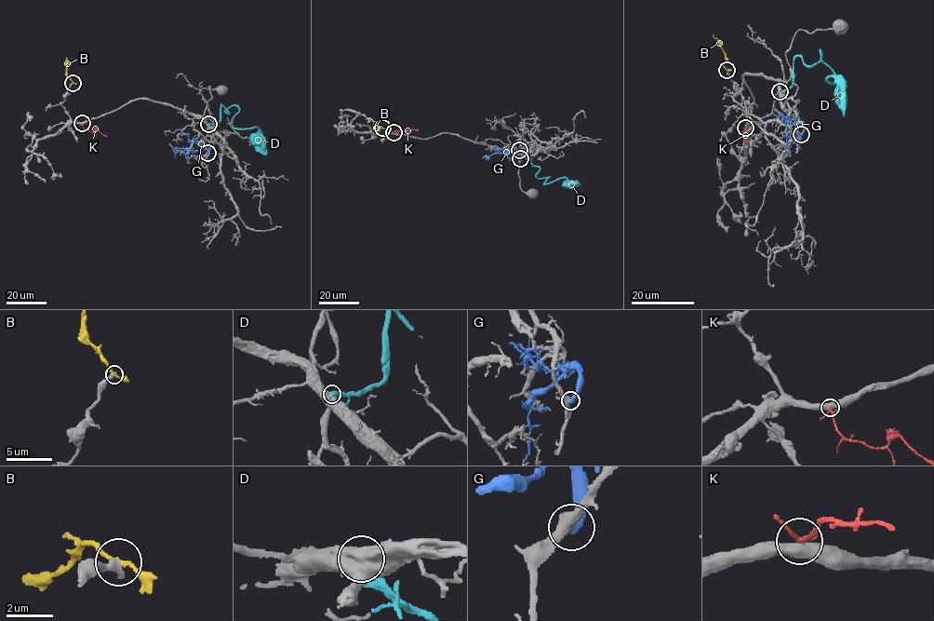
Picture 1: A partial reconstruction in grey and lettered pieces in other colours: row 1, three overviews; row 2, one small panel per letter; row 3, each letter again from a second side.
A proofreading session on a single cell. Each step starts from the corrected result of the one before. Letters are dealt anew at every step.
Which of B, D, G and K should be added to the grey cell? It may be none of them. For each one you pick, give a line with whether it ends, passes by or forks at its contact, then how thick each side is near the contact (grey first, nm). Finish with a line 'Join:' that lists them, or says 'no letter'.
Join: no letter

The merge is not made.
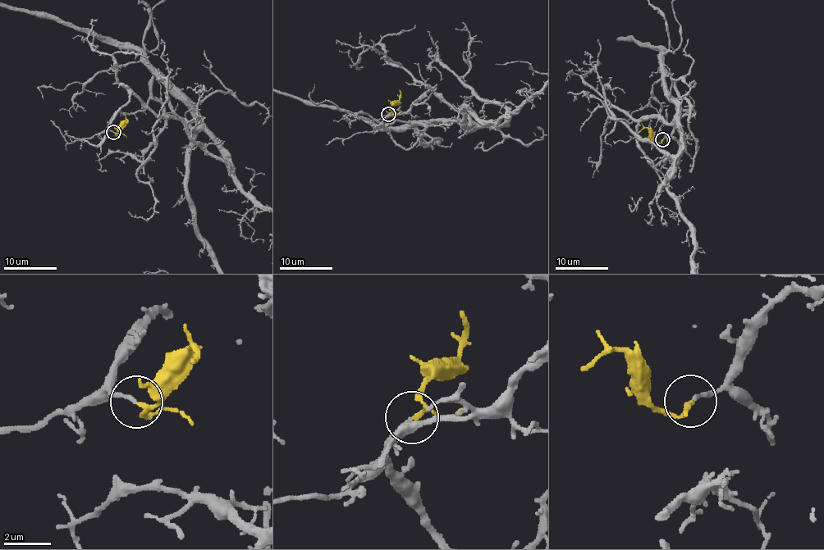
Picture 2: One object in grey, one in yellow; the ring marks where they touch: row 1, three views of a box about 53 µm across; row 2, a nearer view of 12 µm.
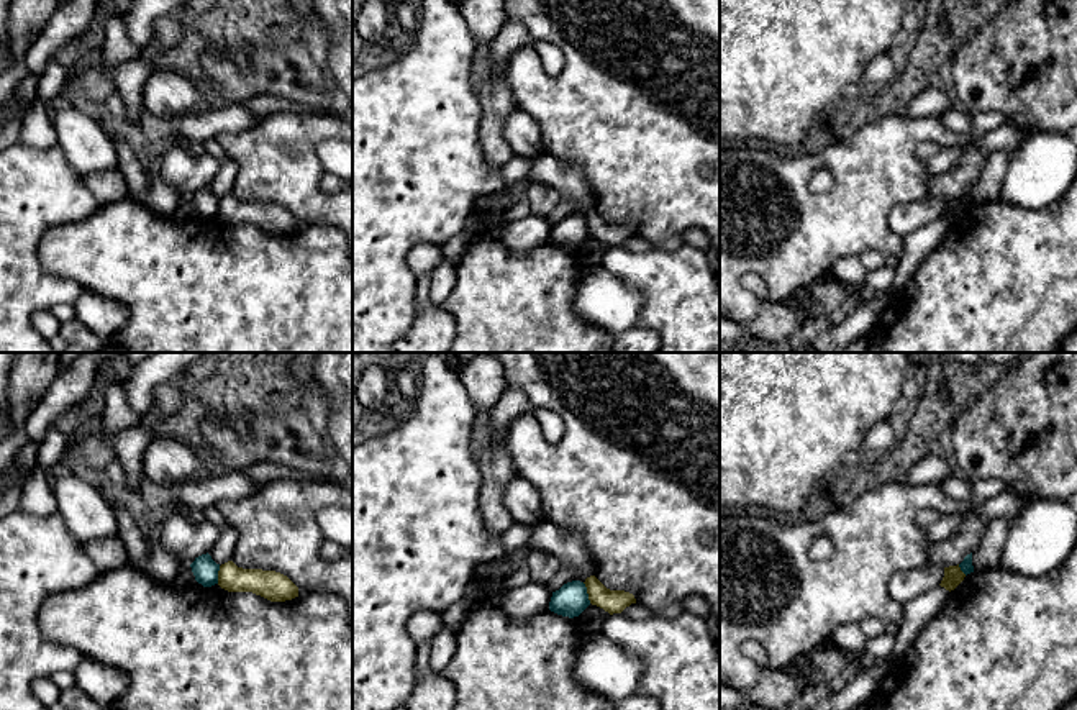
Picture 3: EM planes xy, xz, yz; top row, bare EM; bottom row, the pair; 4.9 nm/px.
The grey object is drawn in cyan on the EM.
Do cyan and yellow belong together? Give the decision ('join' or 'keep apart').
keep apart

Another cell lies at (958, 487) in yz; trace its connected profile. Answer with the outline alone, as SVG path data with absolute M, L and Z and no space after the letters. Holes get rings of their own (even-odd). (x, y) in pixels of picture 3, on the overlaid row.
M951 476L943 484L941 489L952 500L970 500L972 498L972 479L966 476Z

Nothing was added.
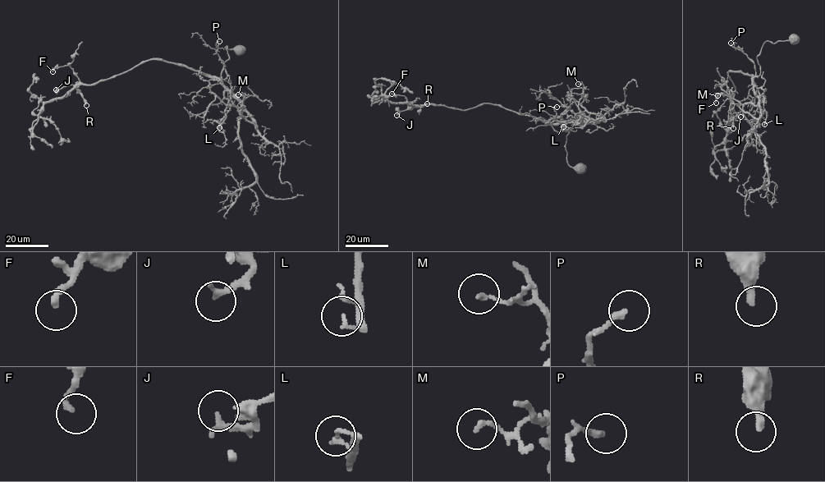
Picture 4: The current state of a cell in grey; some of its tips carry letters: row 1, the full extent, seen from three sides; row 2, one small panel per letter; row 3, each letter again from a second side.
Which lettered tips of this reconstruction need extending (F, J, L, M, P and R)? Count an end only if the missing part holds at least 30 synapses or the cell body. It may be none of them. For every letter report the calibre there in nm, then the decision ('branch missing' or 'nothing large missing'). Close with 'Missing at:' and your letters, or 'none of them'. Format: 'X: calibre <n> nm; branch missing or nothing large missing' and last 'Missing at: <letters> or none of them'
F: calibre 200 nm; nothing large missing
J: calibre 240 nm; nothing large missing
L: calibre 120 nm; nothing large missing
M: calibre 140 nm; nothing large missing
P: calibre 200 nm; nothing large missing
R: calibre 280 nm; nothing large missing
Missing at: none of them

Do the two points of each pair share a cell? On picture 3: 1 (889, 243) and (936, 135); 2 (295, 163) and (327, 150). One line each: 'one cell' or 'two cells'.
1: one cell
2: two cells

